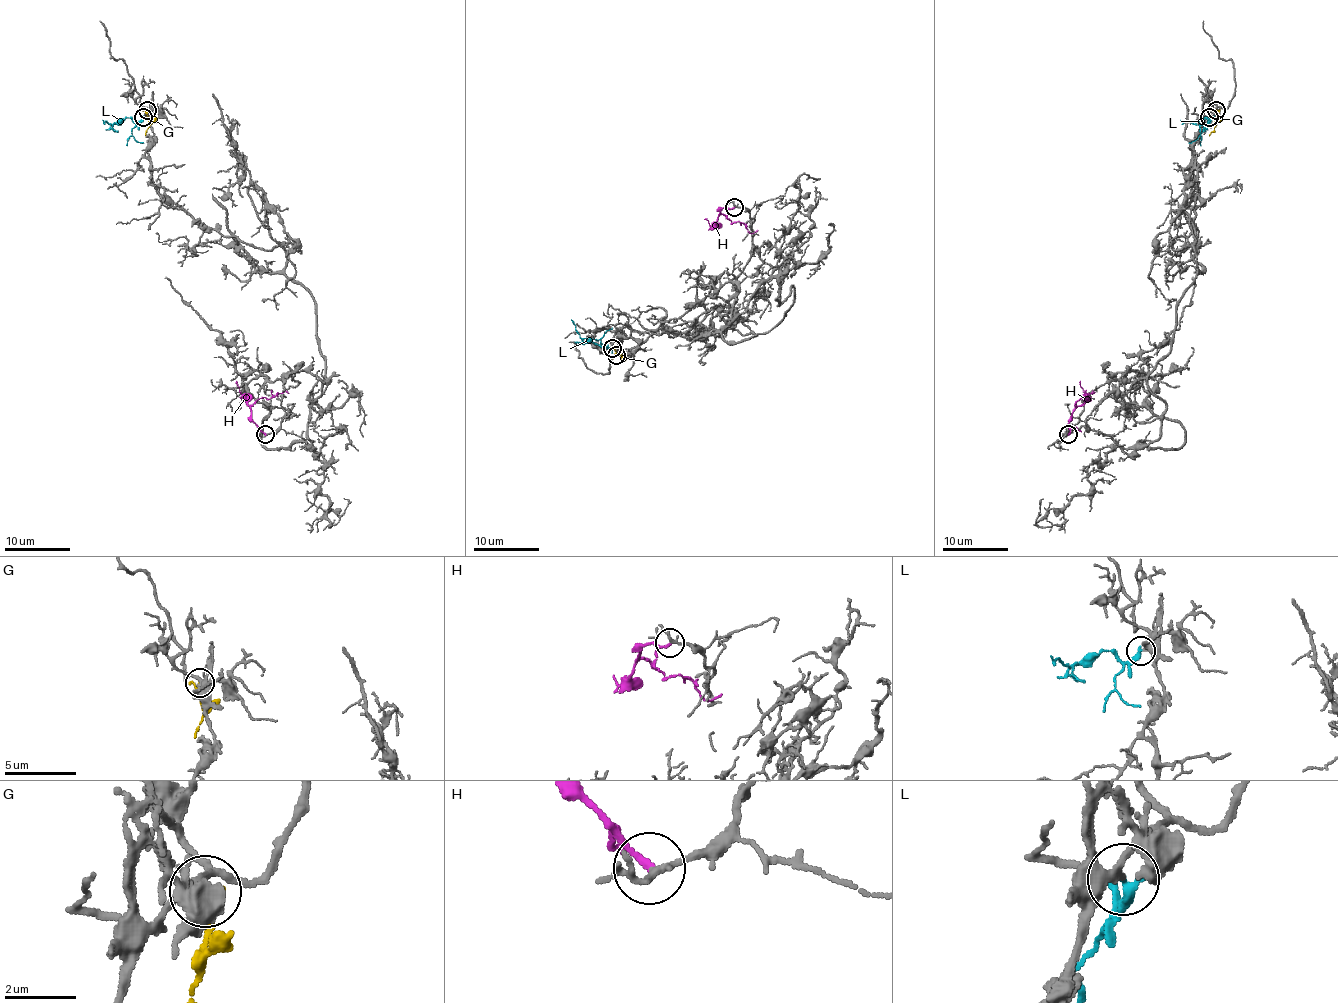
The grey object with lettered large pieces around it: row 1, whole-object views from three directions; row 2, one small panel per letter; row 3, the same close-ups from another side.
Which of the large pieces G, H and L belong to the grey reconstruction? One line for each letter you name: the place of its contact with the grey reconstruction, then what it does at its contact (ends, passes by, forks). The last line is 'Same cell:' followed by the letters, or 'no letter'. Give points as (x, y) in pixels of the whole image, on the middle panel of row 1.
L: meets grey at (612, 348); it ends there
Same cell: L

